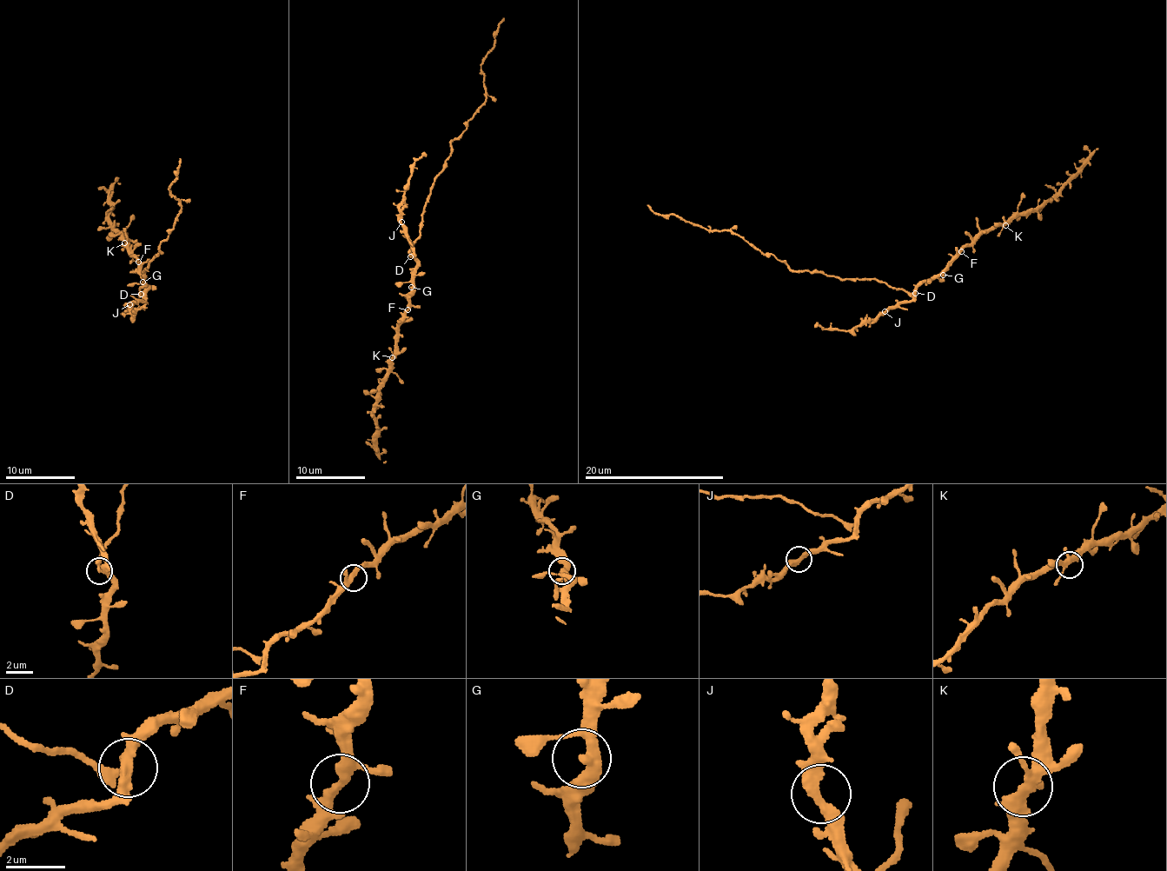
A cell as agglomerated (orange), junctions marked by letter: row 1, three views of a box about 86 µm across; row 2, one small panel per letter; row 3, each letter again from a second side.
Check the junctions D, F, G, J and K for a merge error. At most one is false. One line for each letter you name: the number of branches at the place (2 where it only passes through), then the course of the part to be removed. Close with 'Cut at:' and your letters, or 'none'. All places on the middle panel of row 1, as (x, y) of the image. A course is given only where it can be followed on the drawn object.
D: Branches: 4. Course of the part to remove: (409, 256), (434, 176), (450, 155), (450, 144), (484, 103), (481, 62), (503, 17)
Cut at: D

